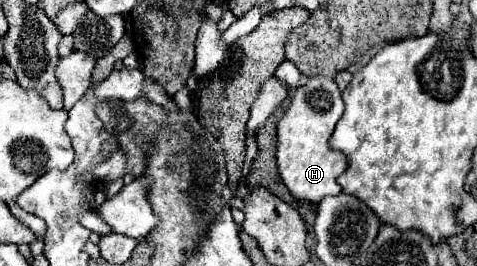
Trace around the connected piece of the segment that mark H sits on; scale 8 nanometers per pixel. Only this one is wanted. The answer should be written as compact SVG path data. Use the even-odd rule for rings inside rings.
M311 77L305 87L299 87L291 99L289 109L277 123L277 167L283 183L293 197L319 203L327 195L339 195L341 185L337 177L347 169L345 155L333 155L329 147L329 137L335 129L335 123L343 115L345 103L341 91L333 79ZM293 149L297 155L289 155Z

